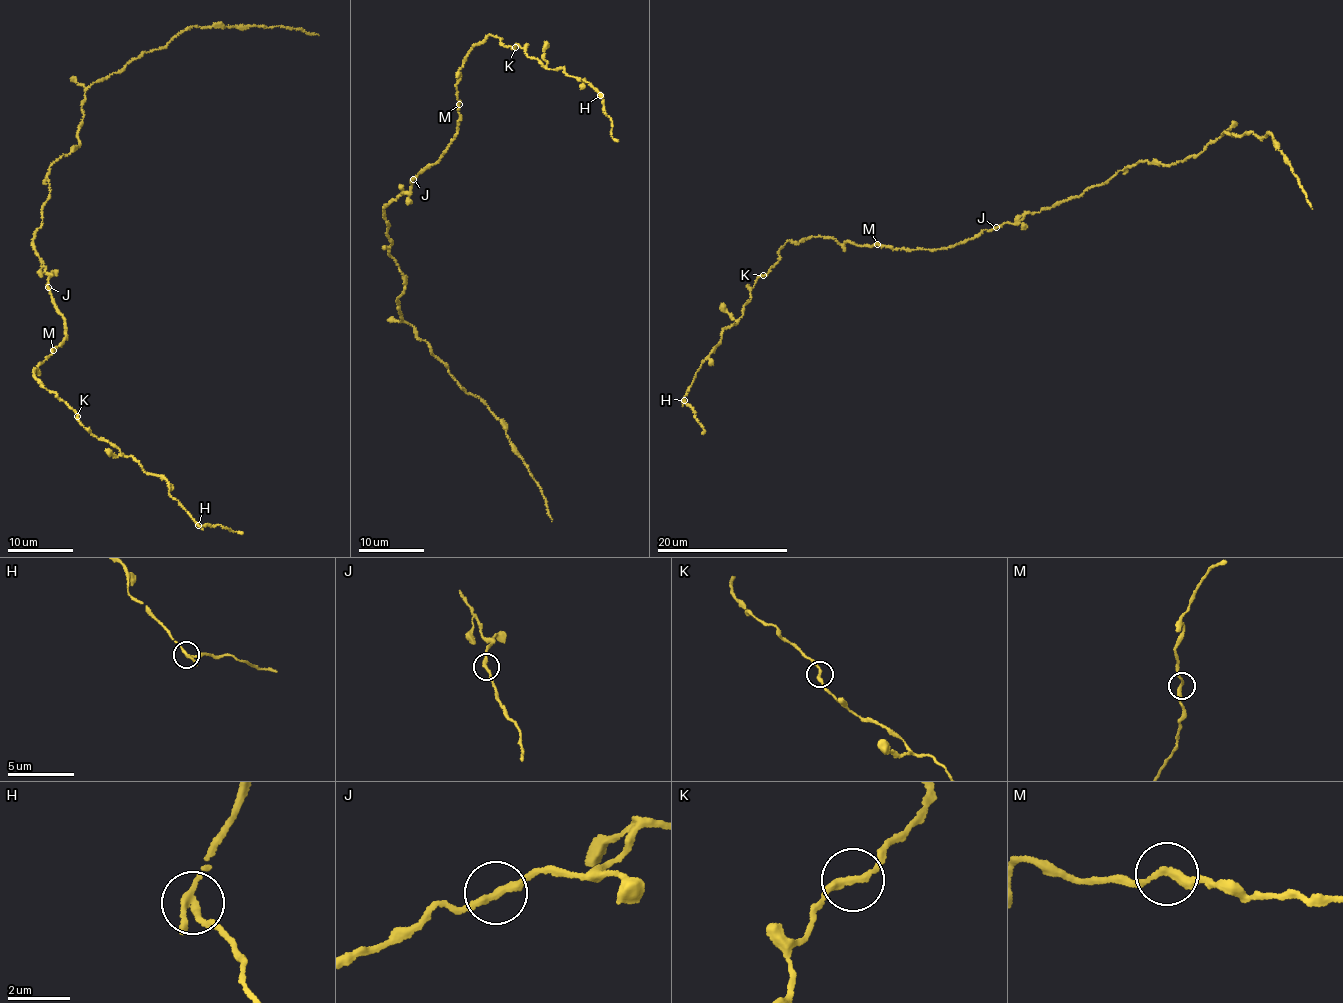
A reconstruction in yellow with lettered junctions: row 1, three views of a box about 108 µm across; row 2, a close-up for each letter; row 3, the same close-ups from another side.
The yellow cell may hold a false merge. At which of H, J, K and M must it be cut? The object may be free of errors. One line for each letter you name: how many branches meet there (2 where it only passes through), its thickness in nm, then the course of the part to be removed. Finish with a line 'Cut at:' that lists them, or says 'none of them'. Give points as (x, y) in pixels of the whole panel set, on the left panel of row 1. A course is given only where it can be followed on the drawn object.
H: 2 branches meet; 240 nm thick; foreign part runs (198, 524), (219, 525), (243, 533)
Cut at: H

